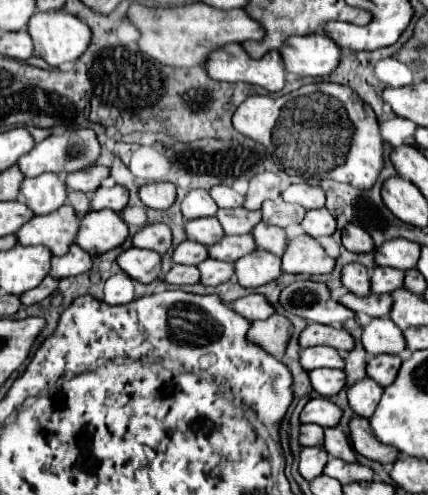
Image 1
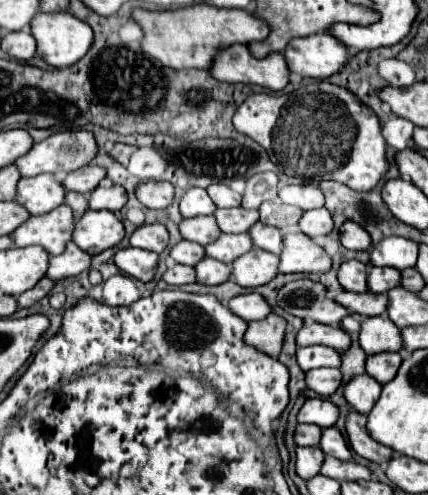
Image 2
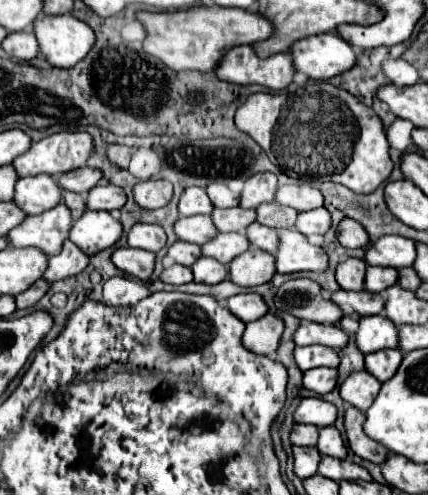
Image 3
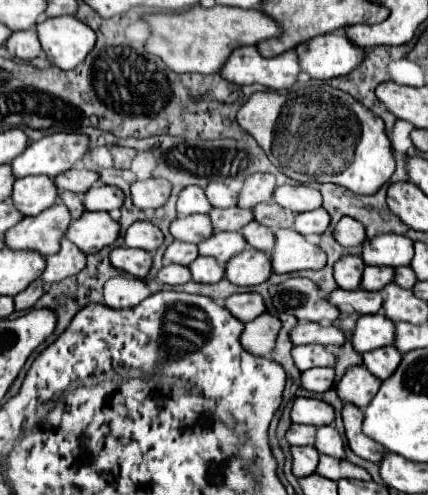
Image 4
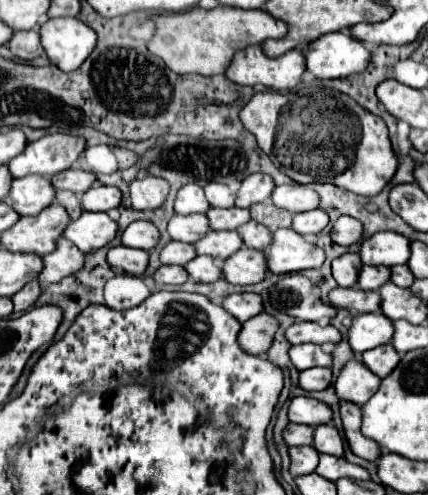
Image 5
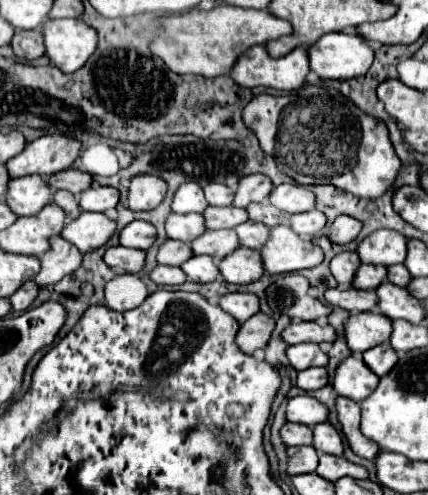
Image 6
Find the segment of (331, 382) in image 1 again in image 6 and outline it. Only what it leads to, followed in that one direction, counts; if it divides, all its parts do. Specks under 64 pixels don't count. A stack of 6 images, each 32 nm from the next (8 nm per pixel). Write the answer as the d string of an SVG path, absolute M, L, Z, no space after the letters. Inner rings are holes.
M308 368L298 372L298 388L310 392L310 390L320 390L328 384L328 370L326 368Z

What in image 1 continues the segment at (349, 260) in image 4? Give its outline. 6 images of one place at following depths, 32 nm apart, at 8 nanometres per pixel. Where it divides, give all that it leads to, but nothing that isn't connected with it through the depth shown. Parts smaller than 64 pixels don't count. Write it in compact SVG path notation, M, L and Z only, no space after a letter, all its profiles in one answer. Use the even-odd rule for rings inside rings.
M348 264L342 270L342 284L356 296L370 296L370 278L368 270L362 264Z

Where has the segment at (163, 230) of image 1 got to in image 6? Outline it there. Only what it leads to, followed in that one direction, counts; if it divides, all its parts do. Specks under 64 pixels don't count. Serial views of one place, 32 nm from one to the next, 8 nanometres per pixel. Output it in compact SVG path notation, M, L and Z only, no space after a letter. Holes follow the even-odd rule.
M136 220L120 232L120 244L128 248L148 250L154 242L156 242L156 228L144 220Z

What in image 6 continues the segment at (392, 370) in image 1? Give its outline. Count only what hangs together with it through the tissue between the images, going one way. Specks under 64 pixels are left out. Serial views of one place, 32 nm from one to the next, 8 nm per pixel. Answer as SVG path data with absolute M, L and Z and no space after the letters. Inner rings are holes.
M380 344L364 352L364 362L376 376L386 376L396 366L398 356L390 344Z

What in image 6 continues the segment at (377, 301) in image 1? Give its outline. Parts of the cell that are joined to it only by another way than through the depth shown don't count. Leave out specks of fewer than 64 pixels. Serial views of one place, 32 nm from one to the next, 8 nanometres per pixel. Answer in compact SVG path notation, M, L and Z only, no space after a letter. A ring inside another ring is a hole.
M332 288L324 294L324 298L328 304L344 308L348 312L368 312L368 310L374 310L378 304L378 296L374 290L356 290L356 288L338 290L338 288Z

